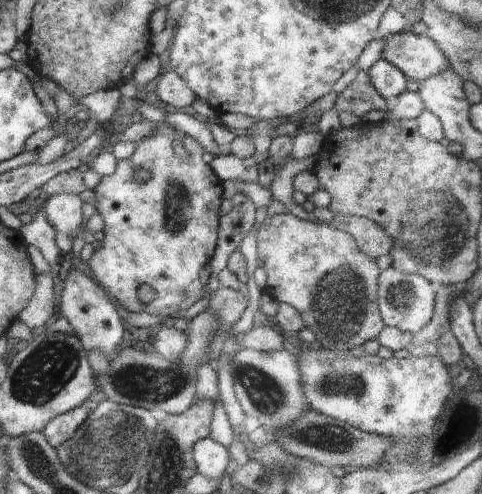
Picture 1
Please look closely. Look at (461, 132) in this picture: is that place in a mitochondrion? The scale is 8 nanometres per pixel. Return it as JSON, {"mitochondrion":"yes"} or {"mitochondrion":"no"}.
{"mitochondrion":"no"}

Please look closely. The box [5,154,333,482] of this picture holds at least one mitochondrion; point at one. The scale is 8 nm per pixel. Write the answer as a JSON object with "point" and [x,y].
{"point":[42,375]}

